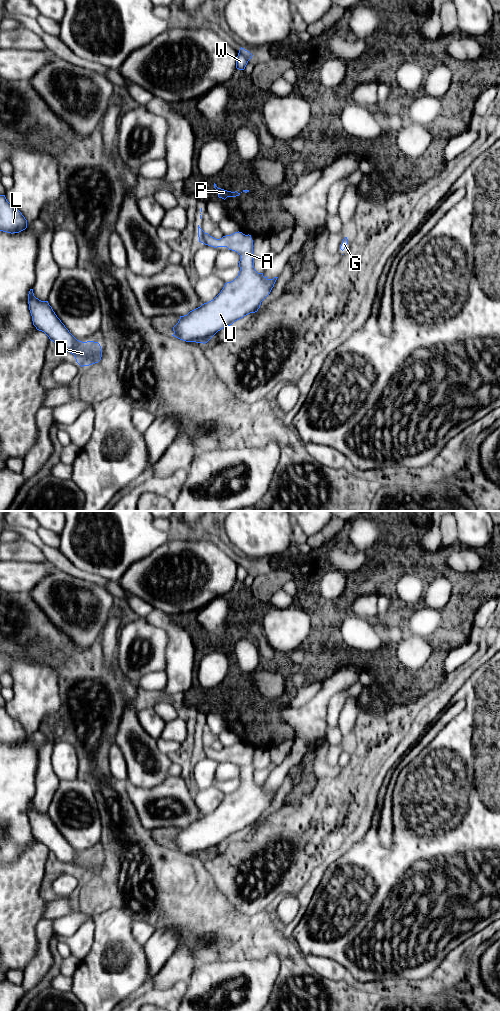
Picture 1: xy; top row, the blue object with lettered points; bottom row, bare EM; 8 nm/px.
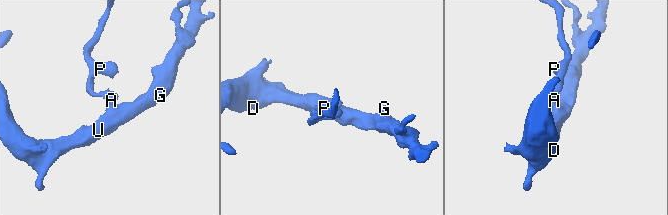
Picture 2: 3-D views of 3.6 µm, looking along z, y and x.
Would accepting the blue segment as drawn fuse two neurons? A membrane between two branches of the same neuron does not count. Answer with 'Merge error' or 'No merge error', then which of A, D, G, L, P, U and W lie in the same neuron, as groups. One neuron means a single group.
No merge error. Groups: A D G L P U W

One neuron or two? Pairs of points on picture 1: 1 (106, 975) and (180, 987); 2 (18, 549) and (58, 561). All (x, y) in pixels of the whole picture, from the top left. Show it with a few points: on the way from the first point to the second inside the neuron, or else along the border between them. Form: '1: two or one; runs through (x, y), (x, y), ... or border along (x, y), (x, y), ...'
1: one; runs through (124, 994), (130, 1000), (161, 997)
2: two; border along (28, 541), (32, 542), (42, 552), (47, 562)

